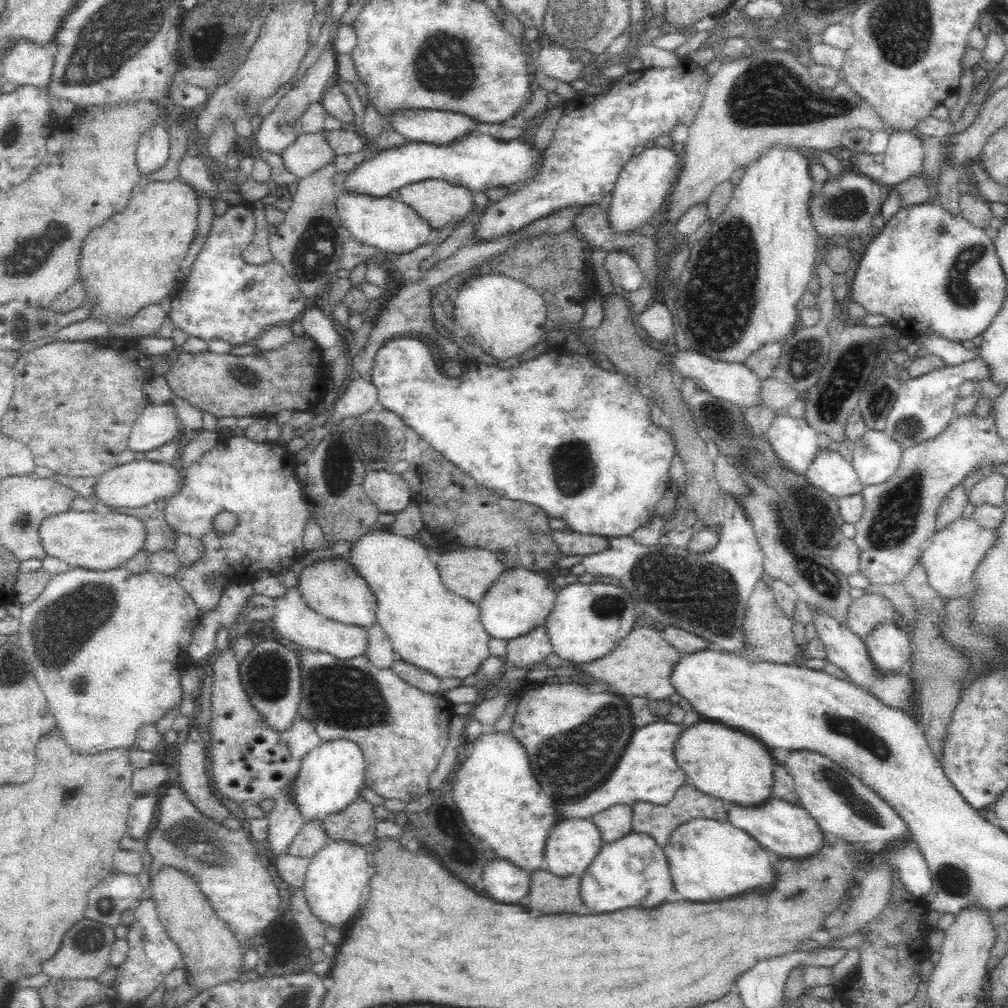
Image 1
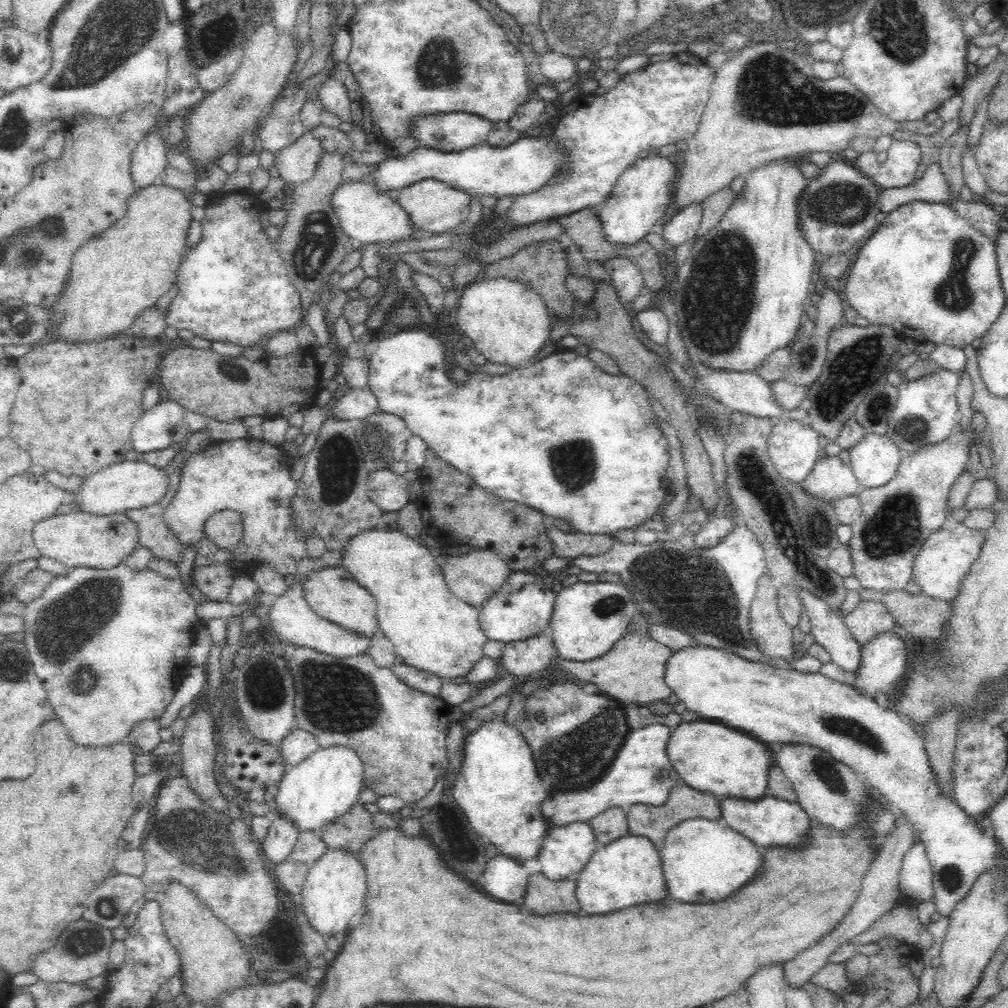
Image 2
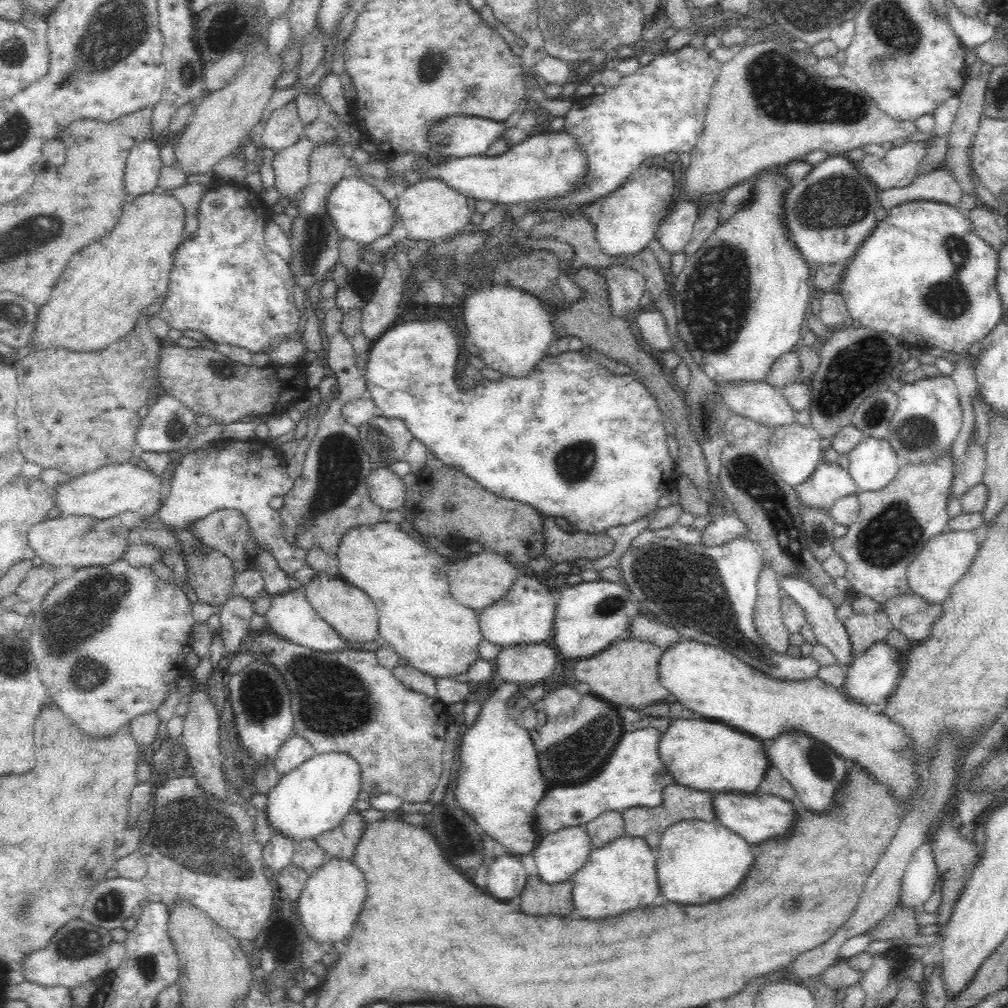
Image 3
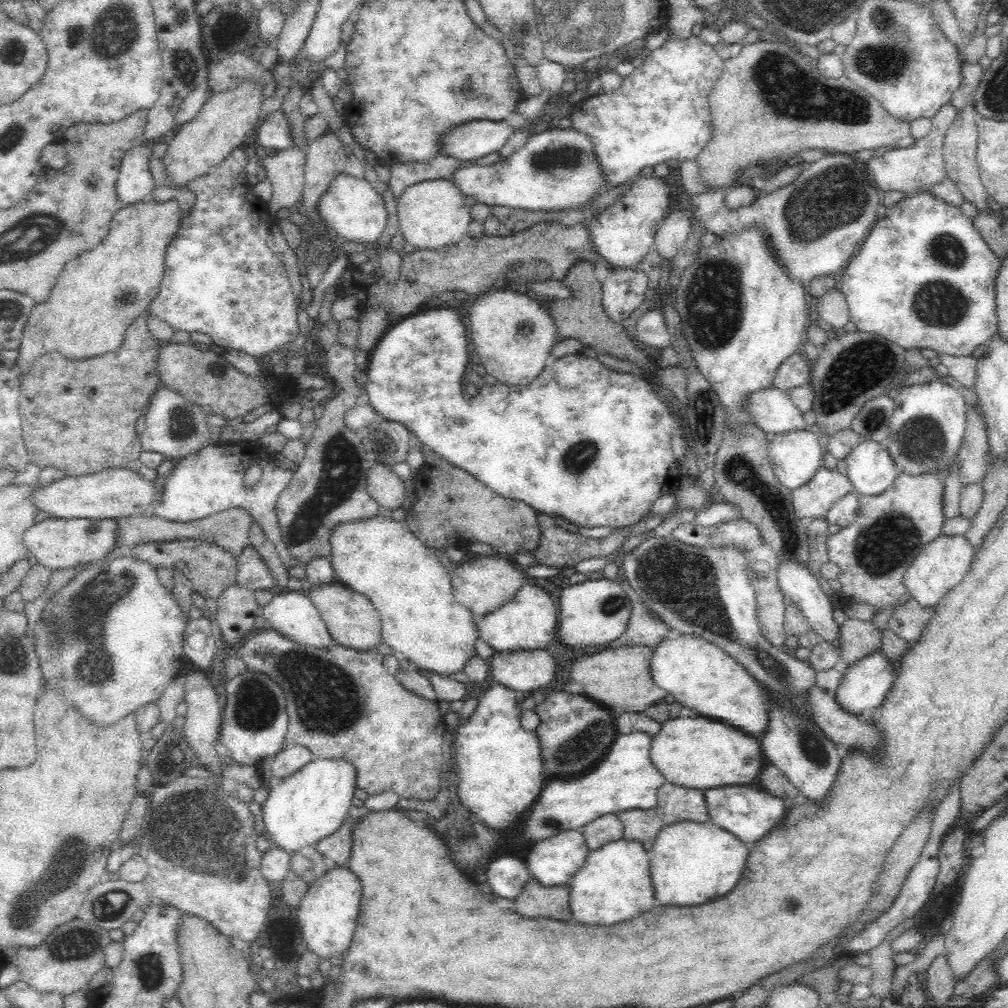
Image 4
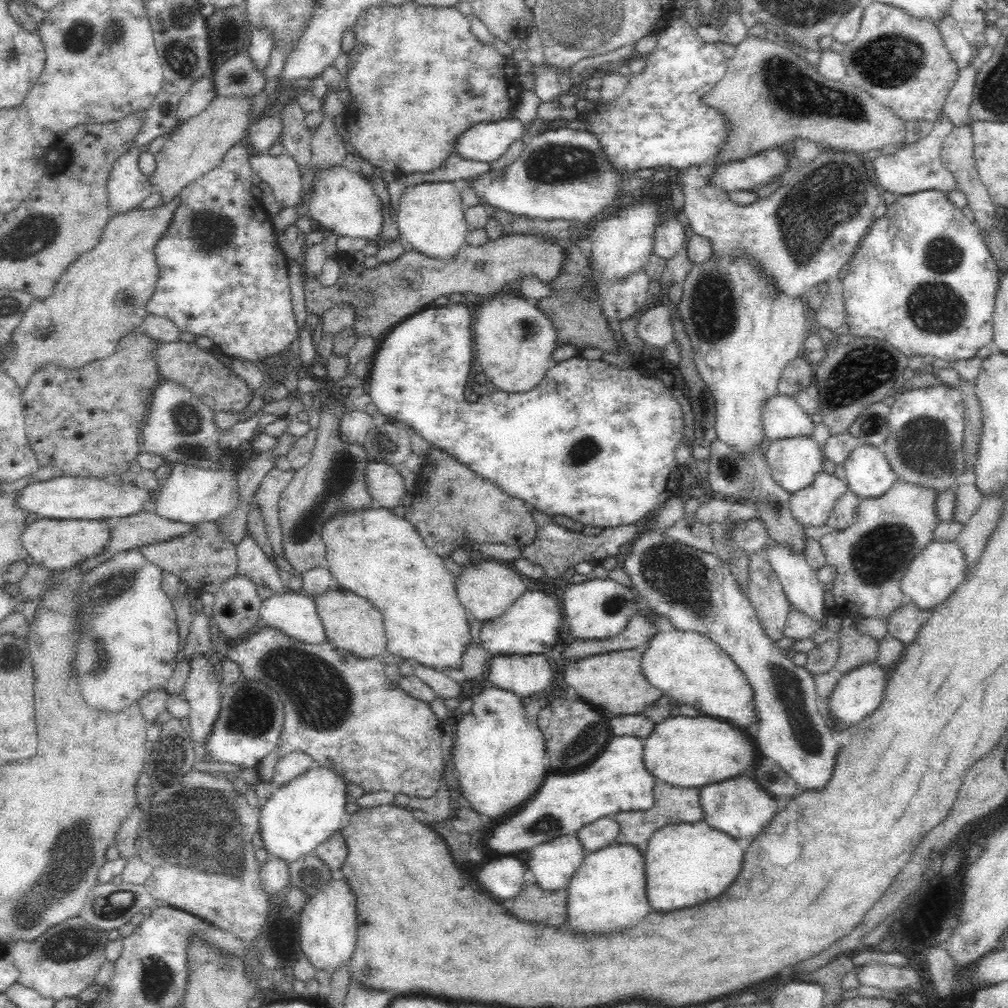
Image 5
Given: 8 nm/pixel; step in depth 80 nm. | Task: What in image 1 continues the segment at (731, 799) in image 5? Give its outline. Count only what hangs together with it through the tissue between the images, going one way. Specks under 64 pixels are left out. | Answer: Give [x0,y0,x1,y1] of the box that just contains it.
[725,796,824,858]

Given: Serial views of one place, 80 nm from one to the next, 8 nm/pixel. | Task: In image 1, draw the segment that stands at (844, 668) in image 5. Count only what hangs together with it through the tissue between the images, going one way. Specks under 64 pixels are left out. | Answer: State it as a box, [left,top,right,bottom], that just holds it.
[844,594,895,641]

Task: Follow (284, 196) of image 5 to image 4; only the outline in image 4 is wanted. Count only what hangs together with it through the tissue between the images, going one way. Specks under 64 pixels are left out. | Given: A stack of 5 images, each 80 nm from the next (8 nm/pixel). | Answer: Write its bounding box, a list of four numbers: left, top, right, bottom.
[255,148,306,219]

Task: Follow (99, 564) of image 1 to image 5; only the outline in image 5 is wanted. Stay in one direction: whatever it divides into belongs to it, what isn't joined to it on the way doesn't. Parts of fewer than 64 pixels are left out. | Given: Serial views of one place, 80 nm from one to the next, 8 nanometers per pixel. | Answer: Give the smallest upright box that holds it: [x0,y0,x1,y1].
[21,519,110,571]

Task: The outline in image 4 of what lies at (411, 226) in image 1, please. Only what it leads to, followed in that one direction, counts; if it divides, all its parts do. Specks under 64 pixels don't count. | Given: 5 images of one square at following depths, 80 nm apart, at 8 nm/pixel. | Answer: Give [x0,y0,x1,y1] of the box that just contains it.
[316,170,388,246]

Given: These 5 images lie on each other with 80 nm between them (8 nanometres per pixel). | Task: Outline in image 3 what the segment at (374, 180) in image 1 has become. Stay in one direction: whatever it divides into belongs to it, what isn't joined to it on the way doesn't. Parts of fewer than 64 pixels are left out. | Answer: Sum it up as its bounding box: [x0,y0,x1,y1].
[418,131,588,205]

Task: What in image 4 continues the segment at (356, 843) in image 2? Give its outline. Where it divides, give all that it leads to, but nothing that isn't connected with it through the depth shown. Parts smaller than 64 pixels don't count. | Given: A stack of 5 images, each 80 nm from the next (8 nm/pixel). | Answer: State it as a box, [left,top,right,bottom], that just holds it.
[316,822,355,867]

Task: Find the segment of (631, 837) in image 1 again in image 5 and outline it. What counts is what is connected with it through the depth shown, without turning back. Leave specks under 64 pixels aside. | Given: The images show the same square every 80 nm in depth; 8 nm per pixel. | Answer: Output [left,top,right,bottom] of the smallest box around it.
[565,842,650,936]

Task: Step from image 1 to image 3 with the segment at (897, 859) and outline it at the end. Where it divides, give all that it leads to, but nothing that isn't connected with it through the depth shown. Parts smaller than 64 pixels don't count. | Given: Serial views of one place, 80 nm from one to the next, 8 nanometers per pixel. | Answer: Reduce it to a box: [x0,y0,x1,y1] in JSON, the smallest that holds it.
[898,841,938,909]

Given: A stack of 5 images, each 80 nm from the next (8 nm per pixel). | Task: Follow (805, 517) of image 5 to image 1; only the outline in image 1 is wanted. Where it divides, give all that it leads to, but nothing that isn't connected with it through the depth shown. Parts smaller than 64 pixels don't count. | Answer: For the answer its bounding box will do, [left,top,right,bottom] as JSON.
[804,448,865,498]

